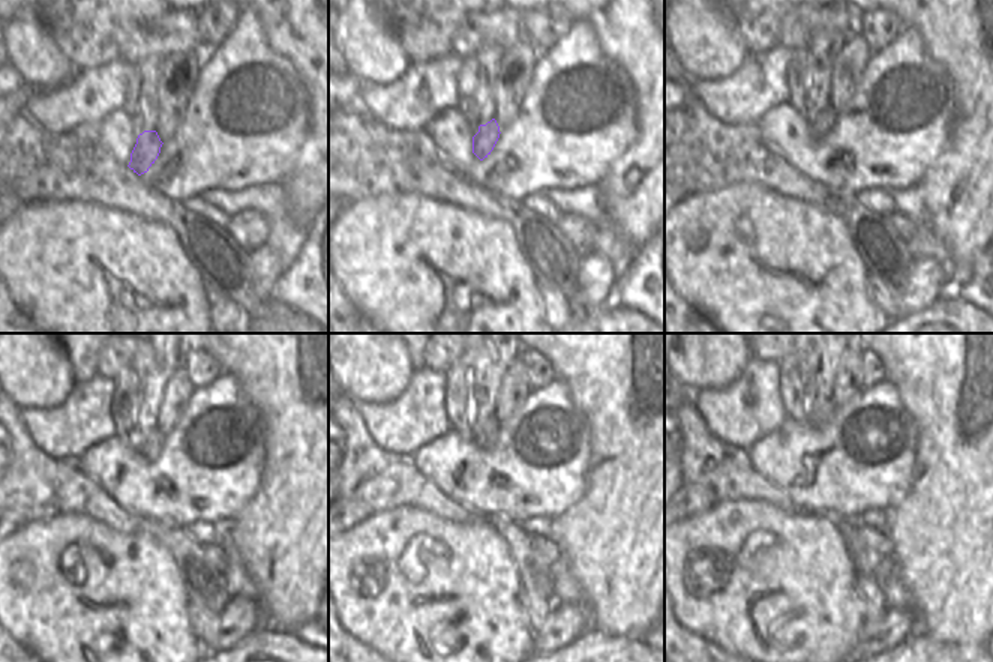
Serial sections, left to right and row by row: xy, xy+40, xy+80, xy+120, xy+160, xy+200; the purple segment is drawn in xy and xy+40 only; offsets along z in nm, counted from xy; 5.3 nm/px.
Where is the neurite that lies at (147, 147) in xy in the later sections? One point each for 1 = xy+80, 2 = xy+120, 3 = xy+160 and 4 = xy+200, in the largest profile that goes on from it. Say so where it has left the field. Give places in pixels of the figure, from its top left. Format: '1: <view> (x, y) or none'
1: xy+80 (822, 123)
2: xy+120 (152, 446)
3: xy+160 (485, 433)
4: xy+200 (827, 413)

